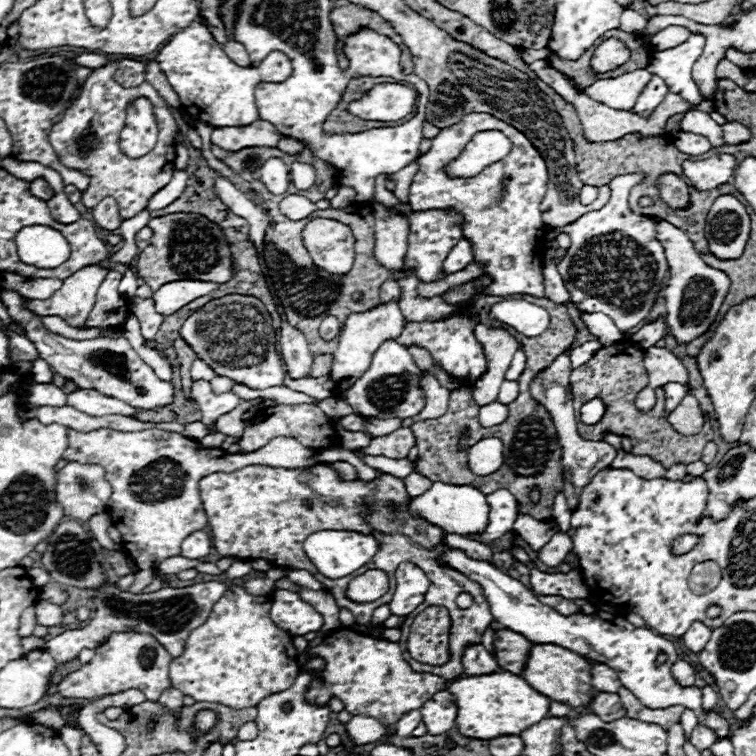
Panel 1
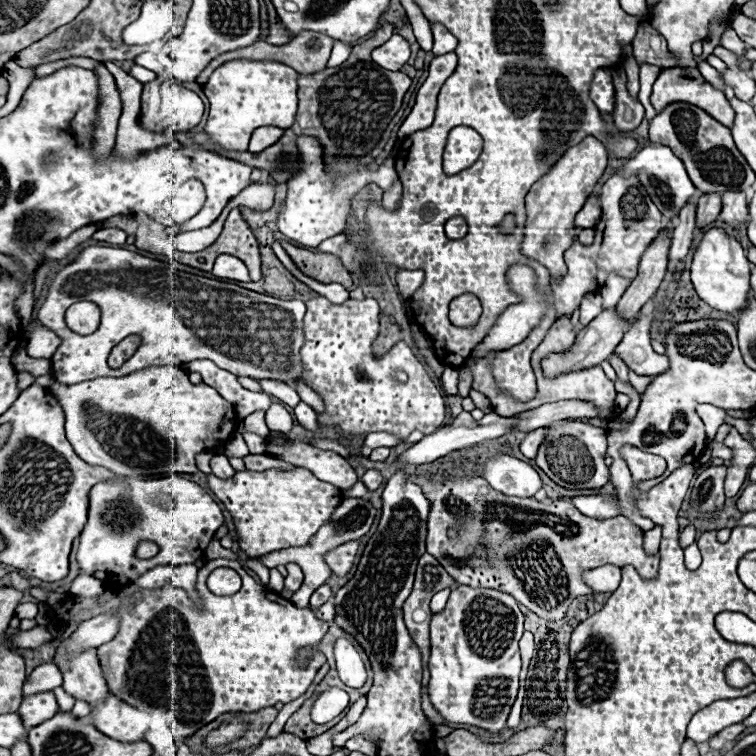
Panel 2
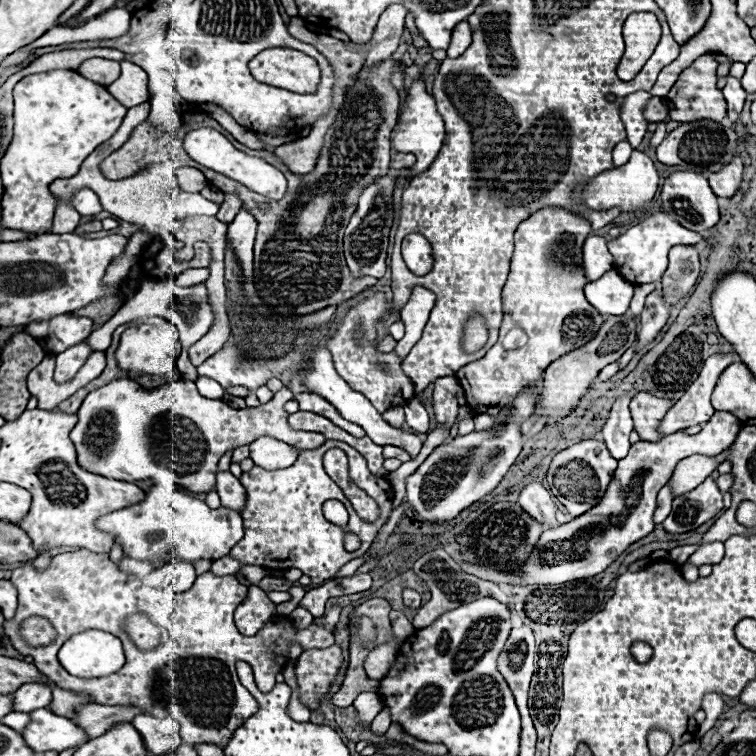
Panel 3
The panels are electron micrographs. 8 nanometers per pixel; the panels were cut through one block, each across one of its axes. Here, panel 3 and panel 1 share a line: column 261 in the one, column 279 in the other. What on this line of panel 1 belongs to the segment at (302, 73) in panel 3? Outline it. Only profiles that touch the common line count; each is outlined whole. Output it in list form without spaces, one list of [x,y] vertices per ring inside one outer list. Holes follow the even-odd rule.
[[[198,20],[172,36],[172,40],[158,52],[156,62],[180,96],[182,106],[194,110],[196,120],[202,120],[214,128],[246,126],[258,120],[258,106],[254,104],[256,84],[260,80],[282,82],[290,76],[292,70],[290,60],[282,52],[271,52],[259,67],[234,64],[212,38],[208,28]]]

